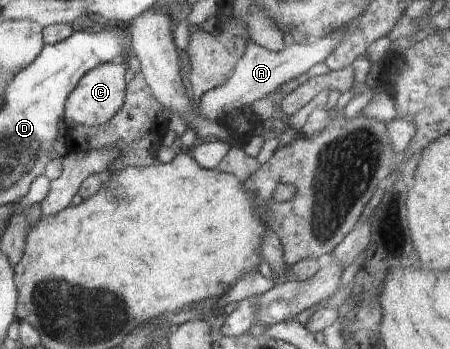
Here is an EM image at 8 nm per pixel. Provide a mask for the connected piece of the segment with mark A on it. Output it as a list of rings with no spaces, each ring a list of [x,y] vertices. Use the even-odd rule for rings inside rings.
[[[323,36],[317,40],[309,40],[306,44],[286,46],[281,51],[273,53],[253,43],[249,37],[246,40],[246,51],[240,60],[236,60],[235,68],[227,83],[217,89],[208,91],[196,105],[198,113],[208,120],[220,122],[223,115],[231,108],[252,106],[255,101],[273,95],[279,88],[293,78],[306,75],[309,69],[316,64],[323,63],[324,59],[339,45],[336,36]]]

